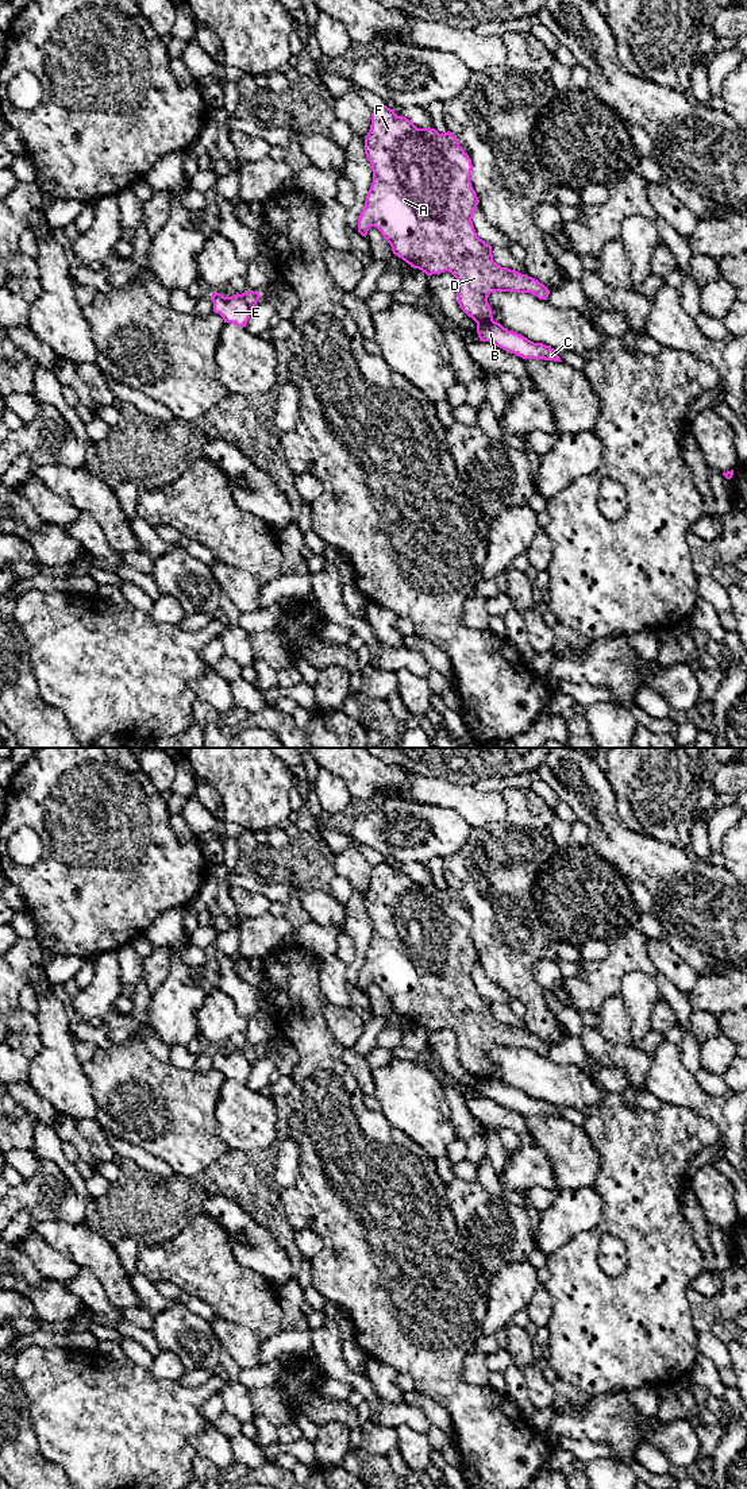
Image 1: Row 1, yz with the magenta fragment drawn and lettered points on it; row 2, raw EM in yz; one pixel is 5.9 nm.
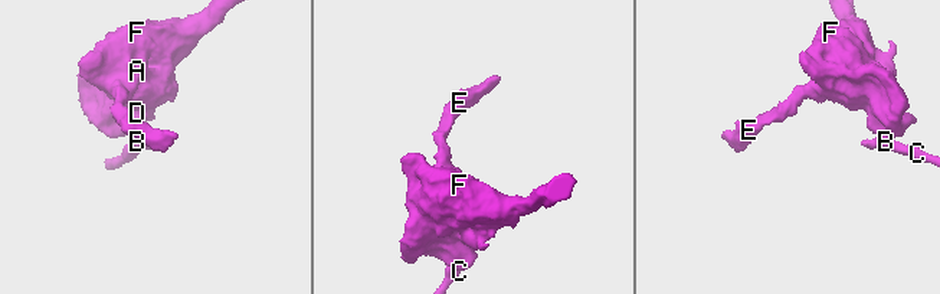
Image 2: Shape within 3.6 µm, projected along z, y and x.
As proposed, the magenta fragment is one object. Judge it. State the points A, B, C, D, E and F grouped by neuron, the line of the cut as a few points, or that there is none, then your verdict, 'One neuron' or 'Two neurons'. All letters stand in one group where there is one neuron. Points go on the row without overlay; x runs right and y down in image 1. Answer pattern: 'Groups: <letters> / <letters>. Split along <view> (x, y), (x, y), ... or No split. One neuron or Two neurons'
Groups: A D E F / B C. Split along yz (492, 1075), (477, 1079). Two neurons

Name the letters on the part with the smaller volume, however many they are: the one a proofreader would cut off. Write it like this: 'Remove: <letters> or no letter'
Remove: B, C

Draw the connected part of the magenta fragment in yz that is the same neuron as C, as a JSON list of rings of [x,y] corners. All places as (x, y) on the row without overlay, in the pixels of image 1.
[[[494,1076],[478,1077],[477,1089],[481,1098],[489,1098],[523,1115],[544,1115],[562,1118],[555,1106],[543,1099],[534,1099],[527,1093],[504,1084]]]

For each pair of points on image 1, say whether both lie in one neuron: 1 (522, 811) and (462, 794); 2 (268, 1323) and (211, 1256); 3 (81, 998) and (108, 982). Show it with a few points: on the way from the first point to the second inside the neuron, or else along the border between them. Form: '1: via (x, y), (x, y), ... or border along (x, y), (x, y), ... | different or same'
1: border along (503, 793), (505, 817), (501, 821), (480, 825) | different
2: via (251, 1307), (216, 1272) | same
3: via (88, 998), (92, 998), (101, 988) | same

